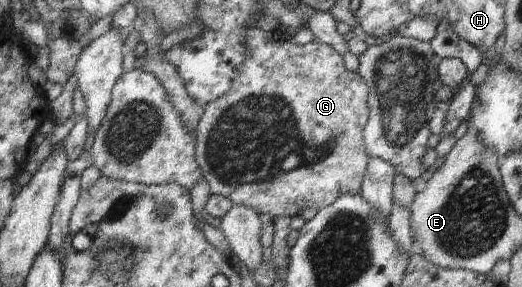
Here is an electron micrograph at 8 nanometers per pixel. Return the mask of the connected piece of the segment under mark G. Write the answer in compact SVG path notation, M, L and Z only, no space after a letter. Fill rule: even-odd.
M251 27L246 38L248 53L246 65L240 73L240 77L234 81L232 89L218 101L210 103L204 108L204 113L198 125L197 135L197 160L201 166L204 179L210 184L210 189L216 195L228 197L235 204L247 205L256 209L261 214L273 215L274 217L292 217L293 215L302 215L306 209L324 209L332 205L342 195L359 193L362 184L362 177L366 172L366 165L369 158L366 154L362 136L364 135L365 124L369 119L369 86L362 81L356 71L346 71L334 46L322 43L318 39L313 39L307 44L295 44L292 39L284 35L281 29L272 32L264 31L260 28Z

